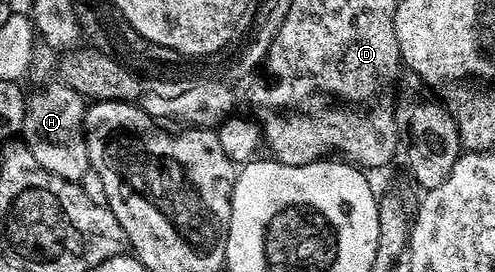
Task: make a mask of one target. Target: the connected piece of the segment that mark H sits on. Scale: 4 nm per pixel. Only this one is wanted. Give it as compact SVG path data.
M52 80L35 95L27 98L27 115L23 121L25 141L41 168L49 168L53 176L61 176L70 182L82 183L91 161L87 155L87 143L83 129L85 99L61 80Z

